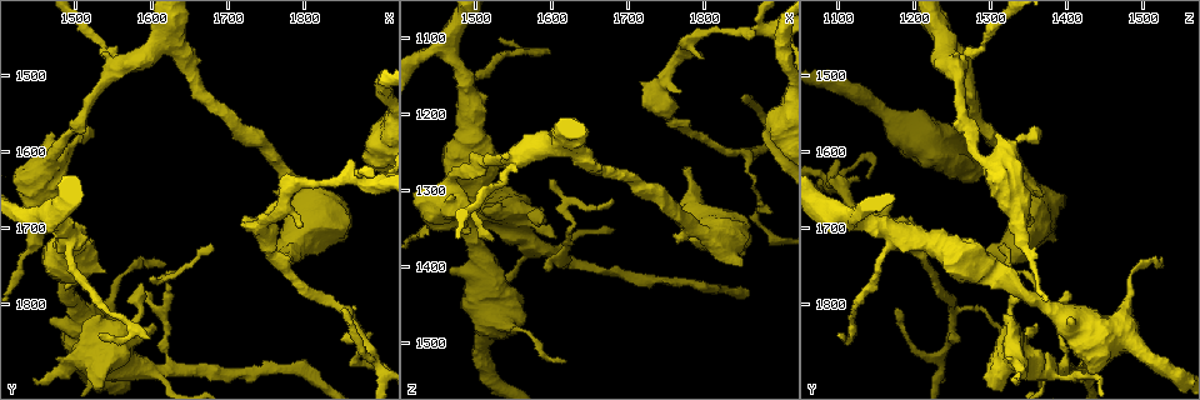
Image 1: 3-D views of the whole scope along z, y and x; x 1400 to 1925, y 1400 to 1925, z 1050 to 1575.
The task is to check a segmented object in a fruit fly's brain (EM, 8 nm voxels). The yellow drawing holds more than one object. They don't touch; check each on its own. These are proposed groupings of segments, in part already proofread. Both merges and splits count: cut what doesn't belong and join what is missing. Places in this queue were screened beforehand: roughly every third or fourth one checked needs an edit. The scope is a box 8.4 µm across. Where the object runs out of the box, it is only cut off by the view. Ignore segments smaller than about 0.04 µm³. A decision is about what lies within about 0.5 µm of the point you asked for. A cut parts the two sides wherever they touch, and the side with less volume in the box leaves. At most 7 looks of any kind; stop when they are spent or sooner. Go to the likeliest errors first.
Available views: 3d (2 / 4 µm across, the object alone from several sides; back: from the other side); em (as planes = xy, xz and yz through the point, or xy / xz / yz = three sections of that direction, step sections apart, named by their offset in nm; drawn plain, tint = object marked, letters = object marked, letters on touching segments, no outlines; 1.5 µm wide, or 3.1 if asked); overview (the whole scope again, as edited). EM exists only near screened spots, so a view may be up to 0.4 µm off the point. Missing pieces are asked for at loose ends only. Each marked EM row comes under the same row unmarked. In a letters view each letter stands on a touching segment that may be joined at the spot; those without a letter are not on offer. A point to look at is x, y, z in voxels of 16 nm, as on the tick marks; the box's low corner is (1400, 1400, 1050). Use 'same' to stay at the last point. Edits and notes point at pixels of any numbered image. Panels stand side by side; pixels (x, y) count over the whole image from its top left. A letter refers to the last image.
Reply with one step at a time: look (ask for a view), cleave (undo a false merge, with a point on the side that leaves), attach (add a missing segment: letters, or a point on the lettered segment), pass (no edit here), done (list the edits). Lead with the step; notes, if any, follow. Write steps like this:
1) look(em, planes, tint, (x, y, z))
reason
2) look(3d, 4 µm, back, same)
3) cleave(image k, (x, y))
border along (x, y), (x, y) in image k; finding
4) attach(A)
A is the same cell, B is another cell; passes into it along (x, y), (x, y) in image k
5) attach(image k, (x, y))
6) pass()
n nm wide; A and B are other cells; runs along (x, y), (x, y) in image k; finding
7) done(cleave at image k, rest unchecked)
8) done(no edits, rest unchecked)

look(3d, 4 µm, (1845, 1810, 1250))
three arms meet

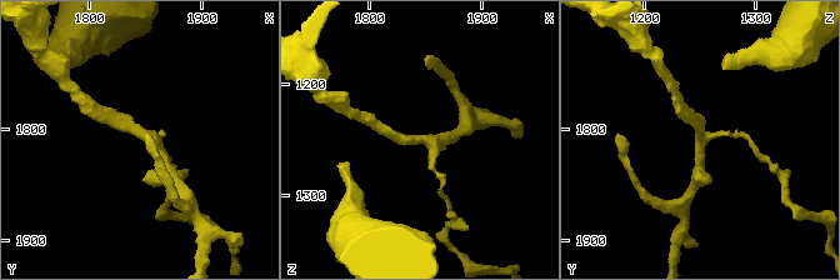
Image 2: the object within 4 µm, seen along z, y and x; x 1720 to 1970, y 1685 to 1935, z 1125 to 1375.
look(em, planes, letters, (1848, 1808, 1248))

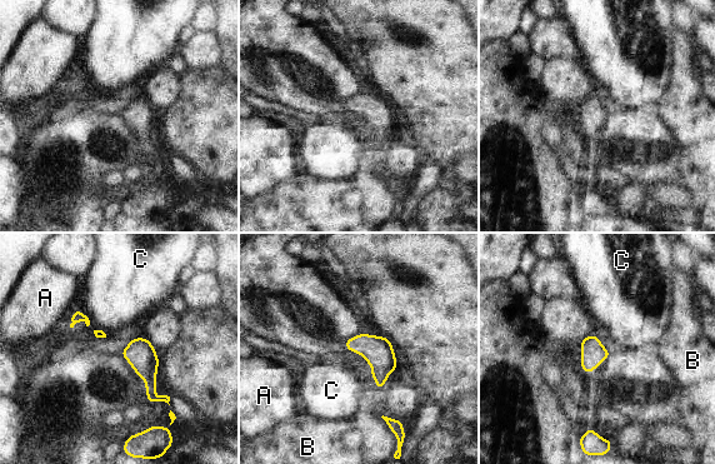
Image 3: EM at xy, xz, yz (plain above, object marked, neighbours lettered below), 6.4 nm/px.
pass()
A touches over 150 nm; A, B and C are other cells; border along (78, 308), (88, 318), (88, 327) in image 3; all the same cell

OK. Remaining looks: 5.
look(3d, 2 µm, back, (1560, 1480, 1255))
thick turns thin

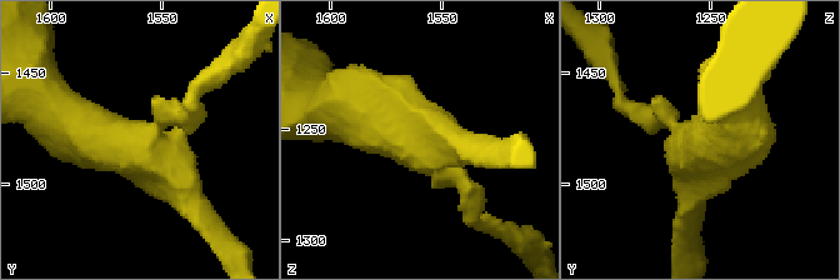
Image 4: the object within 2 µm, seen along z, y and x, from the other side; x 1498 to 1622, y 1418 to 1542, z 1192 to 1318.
look(em, yz, step 8, letters, (1561, 1484, 1252))
3 arms; arms of 170, 180, 420 nm

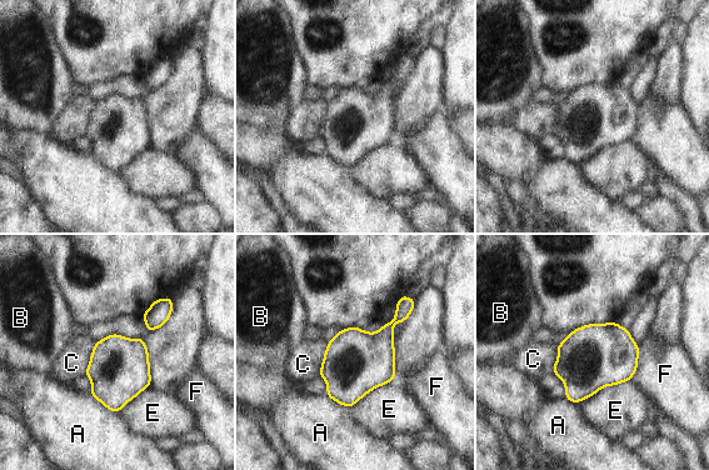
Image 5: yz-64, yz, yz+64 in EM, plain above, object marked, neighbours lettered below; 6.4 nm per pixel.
pass()
A, B, C, E and F are other cells; border along (629, 380), (603, 386), (577, 404) in image 5; all the same cell

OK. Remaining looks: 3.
look(3d, 2 µm, (1680, 1725, 1315))
an open end

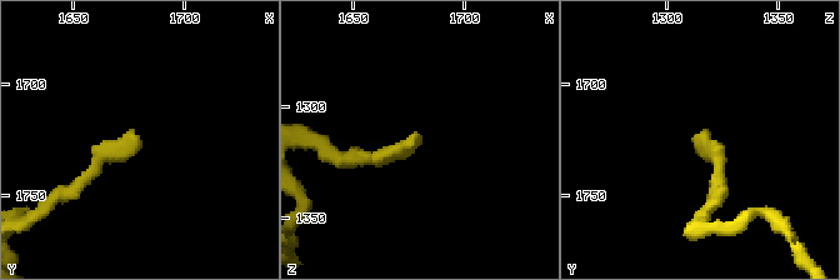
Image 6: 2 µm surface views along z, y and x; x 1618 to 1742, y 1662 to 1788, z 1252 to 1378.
look(em, yz, step 4, letters, (1681, 1726, 1312))
shape alone is not enough

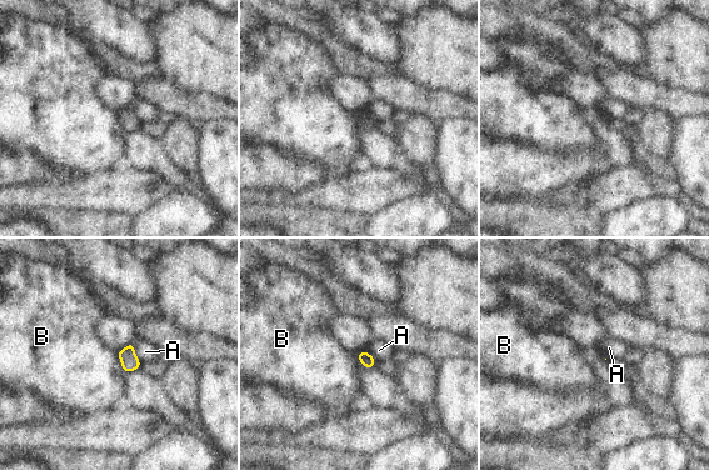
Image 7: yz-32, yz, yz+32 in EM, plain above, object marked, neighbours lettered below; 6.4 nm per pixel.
pass()
A and B are other cells; none of them fits

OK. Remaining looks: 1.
done(no edits, rest unchecked)

